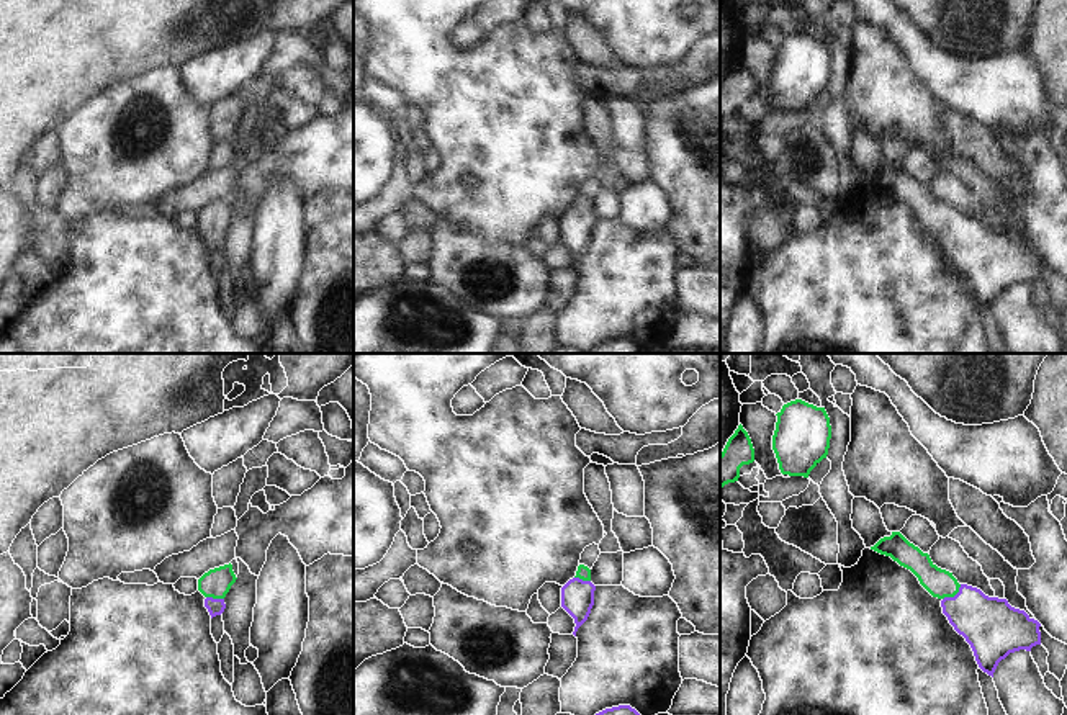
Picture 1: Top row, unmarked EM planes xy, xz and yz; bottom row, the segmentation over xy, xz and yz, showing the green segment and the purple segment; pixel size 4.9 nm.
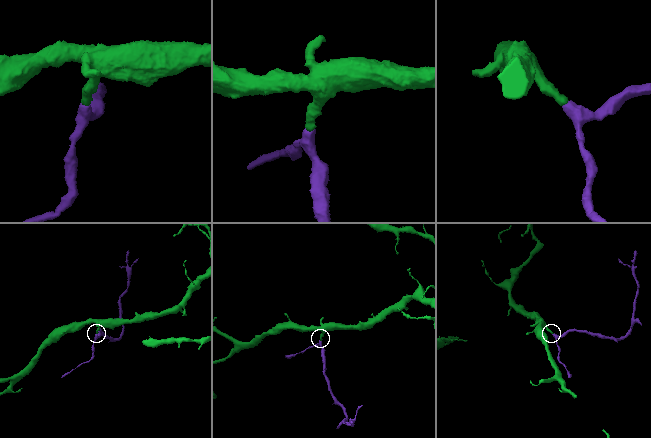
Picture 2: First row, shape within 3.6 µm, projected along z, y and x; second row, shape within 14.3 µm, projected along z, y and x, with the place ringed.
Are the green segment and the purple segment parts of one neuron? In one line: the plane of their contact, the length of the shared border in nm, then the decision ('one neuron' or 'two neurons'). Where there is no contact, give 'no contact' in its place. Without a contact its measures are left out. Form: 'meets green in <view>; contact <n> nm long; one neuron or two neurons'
meets green in yz; contact 120 nm long; one neuron

